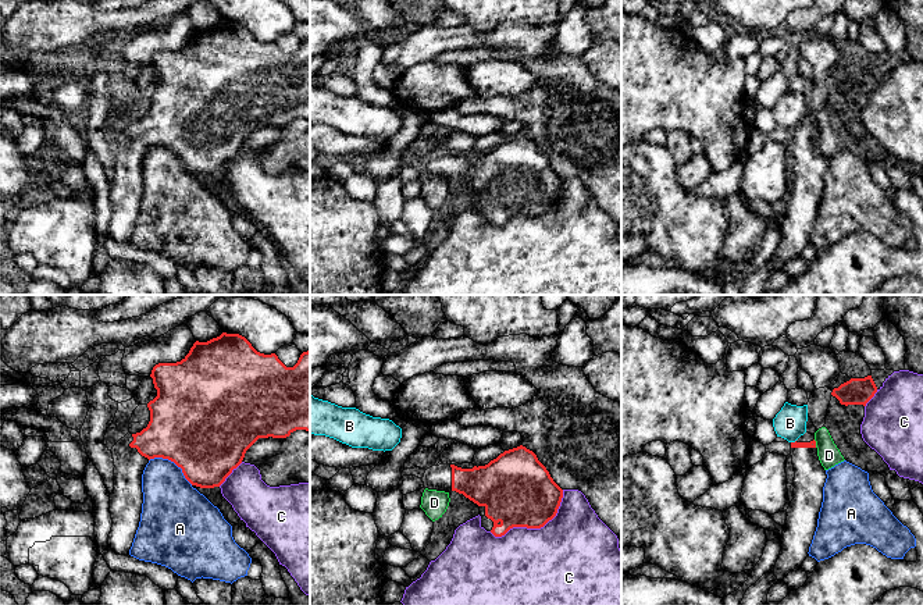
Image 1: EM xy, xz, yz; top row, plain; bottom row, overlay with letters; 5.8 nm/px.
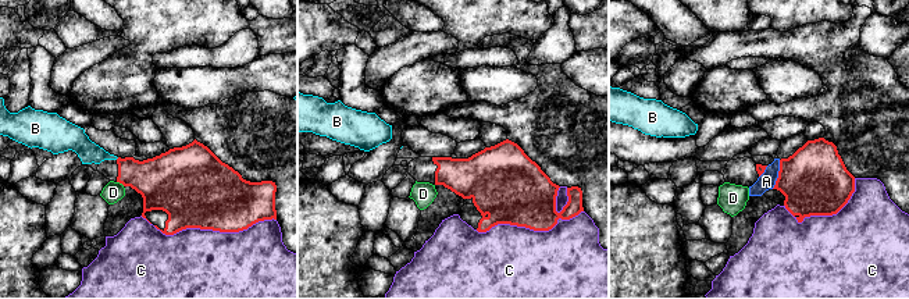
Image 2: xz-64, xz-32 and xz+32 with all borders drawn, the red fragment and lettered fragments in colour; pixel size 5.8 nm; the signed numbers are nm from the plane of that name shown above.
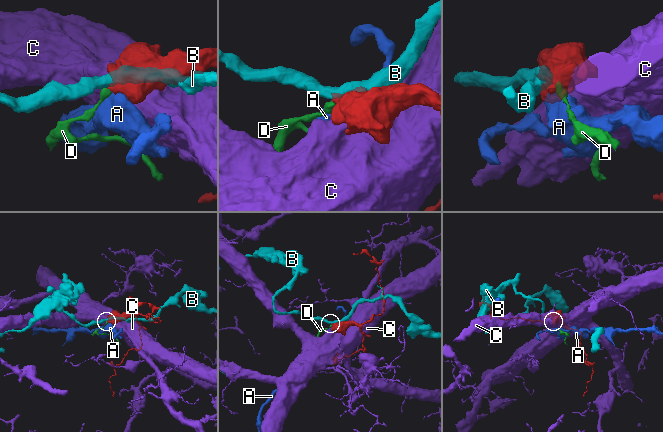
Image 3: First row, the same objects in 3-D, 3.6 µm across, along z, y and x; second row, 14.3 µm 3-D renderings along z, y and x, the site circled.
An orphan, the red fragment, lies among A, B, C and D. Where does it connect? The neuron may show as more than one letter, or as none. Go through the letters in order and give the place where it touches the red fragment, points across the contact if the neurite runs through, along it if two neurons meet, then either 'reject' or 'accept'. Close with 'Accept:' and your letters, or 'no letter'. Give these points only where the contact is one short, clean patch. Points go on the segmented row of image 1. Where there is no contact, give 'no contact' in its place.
A: contact xy (173, 461); border xy (149, 459), (167, 458), (173, 461), (192, 484); reject
B: contact yz (793, 442); reject
C: contact xz (534, 527); reject
D: contact yz (815, 444); border yz (813, 440), (816, 447); reject
Accept: no letter

